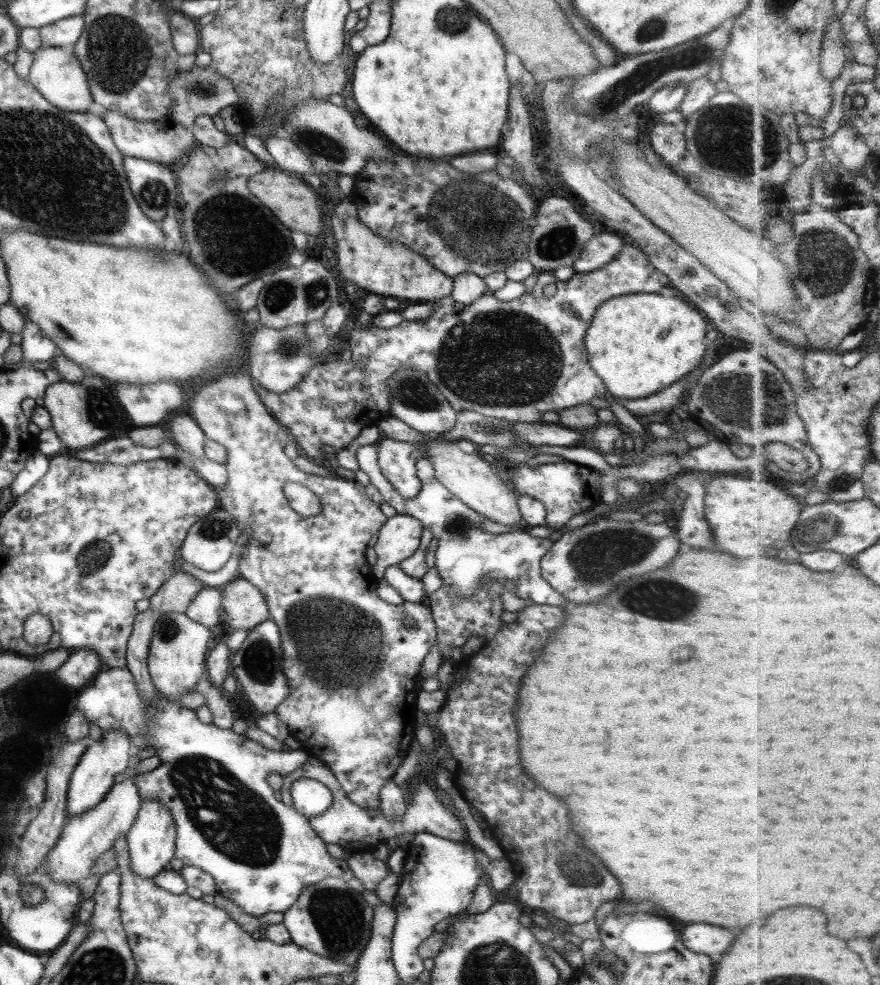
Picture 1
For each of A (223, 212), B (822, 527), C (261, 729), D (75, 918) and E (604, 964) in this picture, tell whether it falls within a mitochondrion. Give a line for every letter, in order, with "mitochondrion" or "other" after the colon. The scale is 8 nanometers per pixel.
A: mitochondrion
B: mitochondrion
C: other
D: other
E: mitochondrion

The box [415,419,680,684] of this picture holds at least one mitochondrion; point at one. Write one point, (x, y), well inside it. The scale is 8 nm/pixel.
(597, 559)

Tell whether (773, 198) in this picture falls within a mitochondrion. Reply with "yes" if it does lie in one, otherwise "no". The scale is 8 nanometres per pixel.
no

